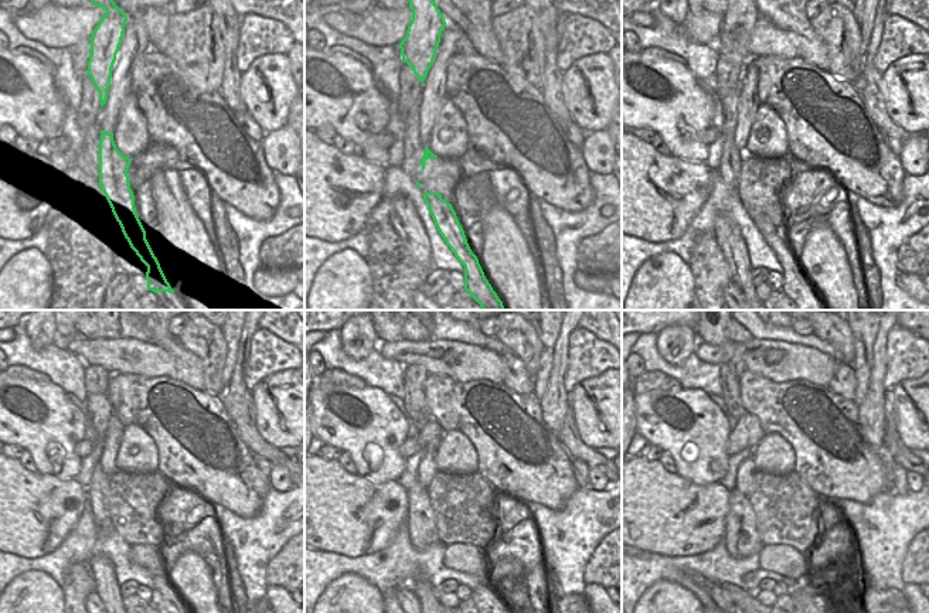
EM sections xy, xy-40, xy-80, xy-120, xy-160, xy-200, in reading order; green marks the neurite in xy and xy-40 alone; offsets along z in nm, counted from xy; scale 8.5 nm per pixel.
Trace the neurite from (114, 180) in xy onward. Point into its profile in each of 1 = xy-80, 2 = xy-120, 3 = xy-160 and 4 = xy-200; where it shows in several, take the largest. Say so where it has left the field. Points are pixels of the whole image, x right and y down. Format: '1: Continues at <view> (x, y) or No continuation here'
1: Continues at xy-80 (793, 281)
2: Continues at xy-120 (163, 598)
3: Continues at xy-160 (485, 598)
4: Continues at xy-200 (802, 598).

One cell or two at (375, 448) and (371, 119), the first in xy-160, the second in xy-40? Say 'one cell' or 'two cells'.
one cell

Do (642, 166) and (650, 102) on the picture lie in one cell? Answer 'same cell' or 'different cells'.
different cells

